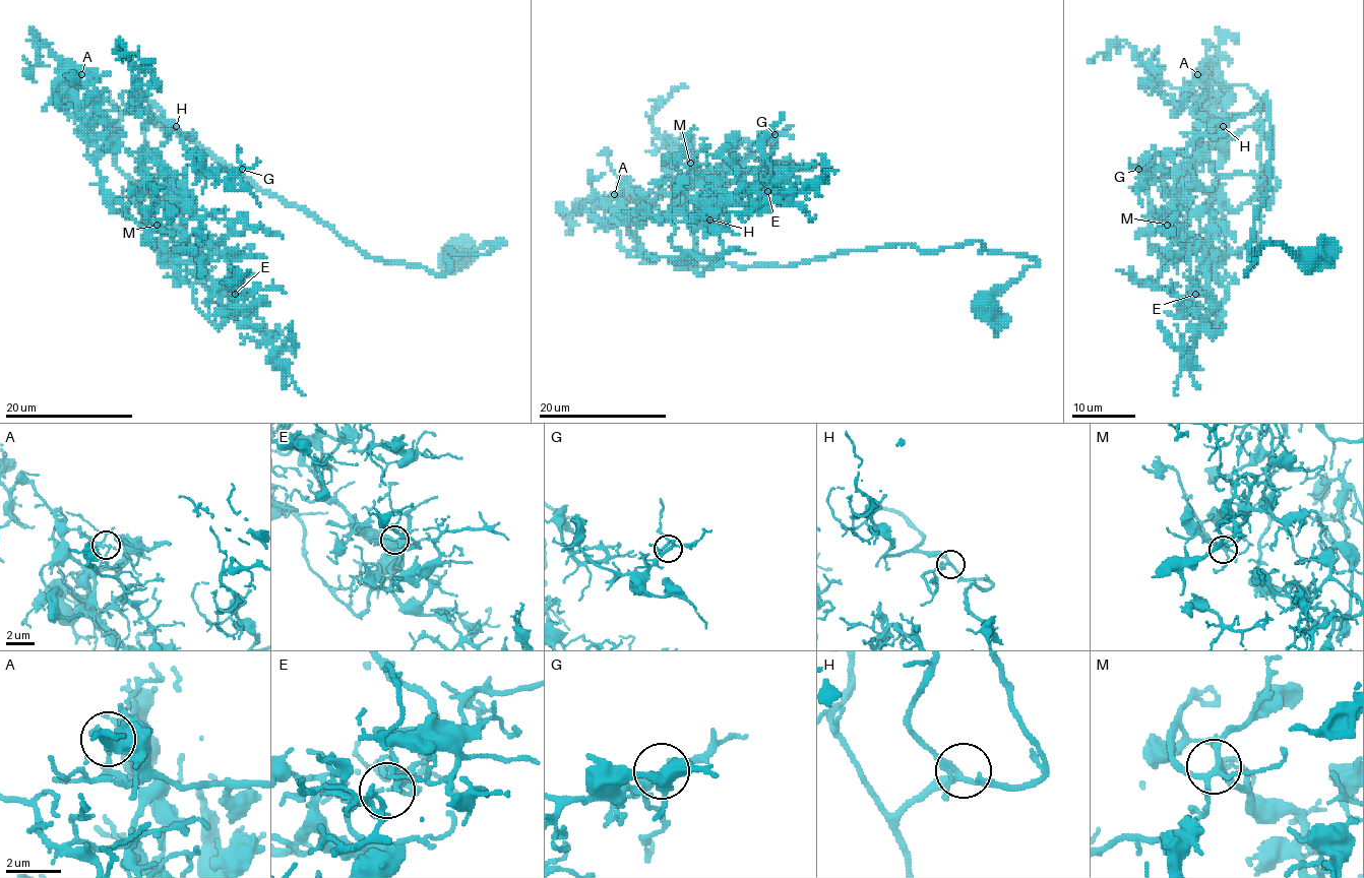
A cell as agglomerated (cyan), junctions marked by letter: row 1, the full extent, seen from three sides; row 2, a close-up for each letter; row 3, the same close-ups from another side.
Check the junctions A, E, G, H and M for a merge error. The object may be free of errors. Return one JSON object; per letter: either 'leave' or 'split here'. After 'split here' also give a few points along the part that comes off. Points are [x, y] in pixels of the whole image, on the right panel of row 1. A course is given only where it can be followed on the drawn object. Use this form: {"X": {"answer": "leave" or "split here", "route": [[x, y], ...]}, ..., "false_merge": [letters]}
{"A": {"answer": "leave"}, "E": {"answer": "leave"}, "G": {"answer": "leave"}, "H": {"answer": "leave"}, "M": {"answer": "leave"}, "false_merge": []}

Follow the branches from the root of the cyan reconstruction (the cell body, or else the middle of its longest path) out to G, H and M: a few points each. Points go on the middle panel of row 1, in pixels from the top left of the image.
G: (986, 305), (1037, 262), (967, 242), (674, 264), (699, 226), (727, 220), (716, 186), (733, 147), (774, 134)
H: (986, 305), (1037, 262), (967, 242), (786, 267), (674, 264), (709, 220)
M: (986, 305), (1037, 262), (967, 242), (677, 268), (701, 273), (724, 253), (705, 208), (710, 178), (690, 163)

